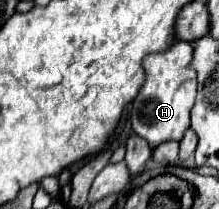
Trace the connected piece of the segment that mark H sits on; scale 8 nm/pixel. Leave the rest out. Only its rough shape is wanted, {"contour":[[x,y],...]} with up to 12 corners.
{"contour":[[192,44],[144,58],[130,124],[150,148],[180,140],[196,98]]}

